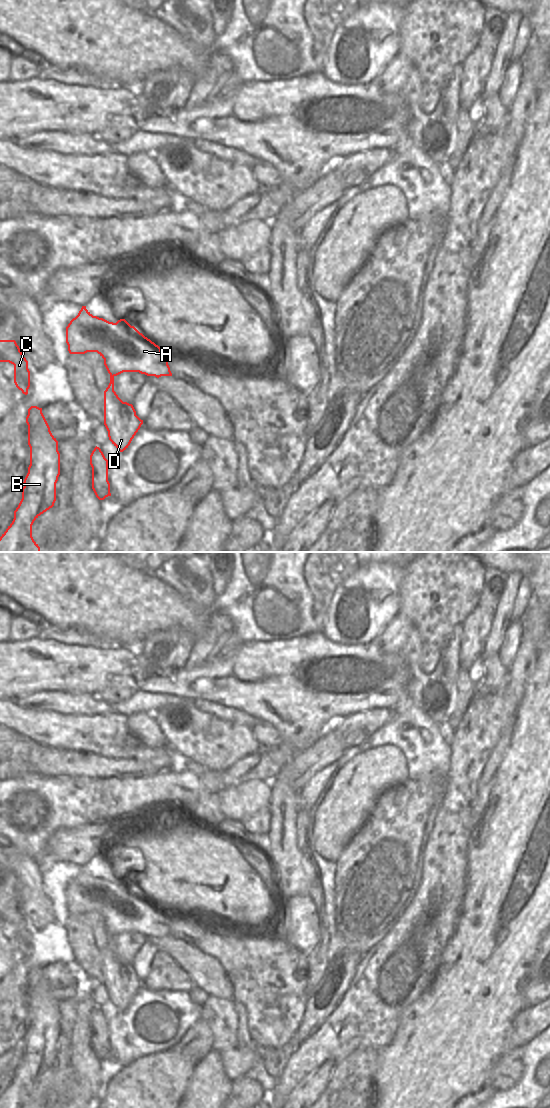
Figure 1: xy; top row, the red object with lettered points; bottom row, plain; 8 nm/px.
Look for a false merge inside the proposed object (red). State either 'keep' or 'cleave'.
cleave

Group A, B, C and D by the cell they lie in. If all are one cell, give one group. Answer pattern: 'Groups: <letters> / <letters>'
Groups: A B C / D

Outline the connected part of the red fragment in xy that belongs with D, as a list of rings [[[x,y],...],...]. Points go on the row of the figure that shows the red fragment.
[[[114,375],[104,391],[104,425],[109,440],[120,451],[128,448],[132,439],[143,424],[132,404],[123,402],[114,391]]]

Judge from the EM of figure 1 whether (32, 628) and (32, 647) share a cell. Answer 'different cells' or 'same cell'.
different cells

